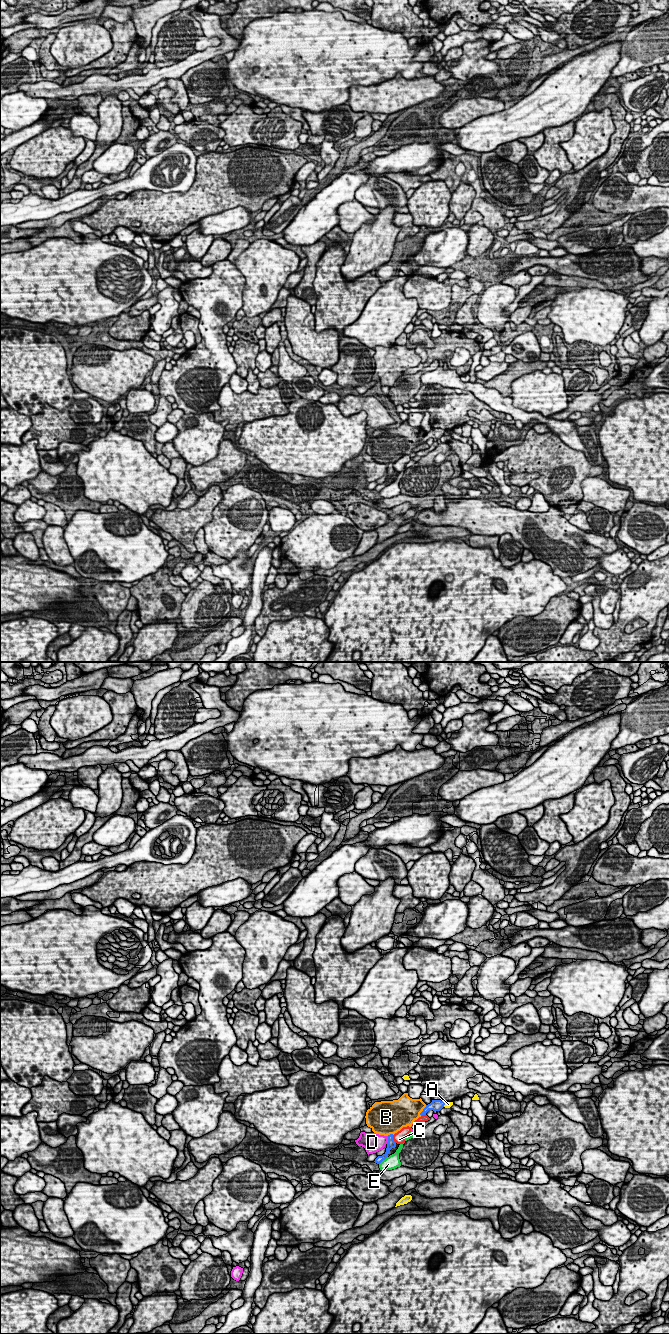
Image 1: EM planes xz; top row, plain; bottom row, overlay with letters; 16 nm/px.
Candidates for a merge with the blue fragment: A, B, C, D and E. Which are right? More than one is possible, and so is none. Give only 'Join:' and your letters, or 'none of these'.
Join: none of these

